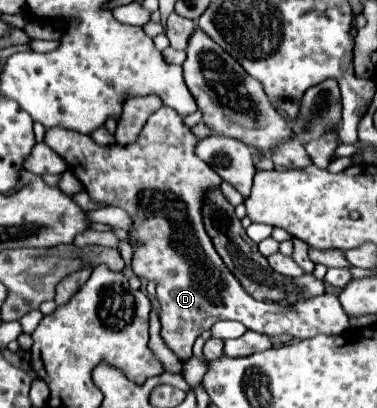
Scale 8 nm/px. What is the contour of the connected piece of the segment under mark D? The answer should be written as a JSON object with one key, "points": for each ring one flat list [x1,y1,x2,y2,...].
{"points":[[166,106,148,118,138,142,132,146,98,146,90,136,66,128,50,128,44,134,44,144,66,160,78,180,86,184,86,192,92,200,124,208,132,216,134,230,130,236,144,242,134,248,132,272,138,278,158,284,160,336,178,358,190,356,194,340,218,320,238,320,248,330,266,334,268,338,290,334,294,340,306,340,319,334,344,332,350,325,349,317,336,296,322,294,286,308,274,302,254,300,242,290,238,280,234,280,214,250,202,222,206,194,218,188,222,178,194,156,196,142,198,138,184,126,182,118]]}

